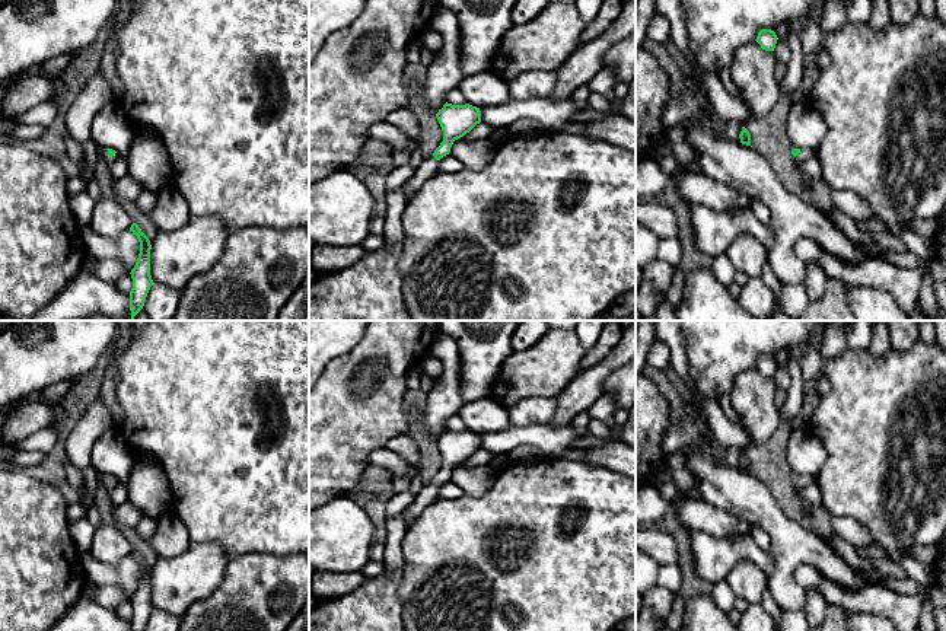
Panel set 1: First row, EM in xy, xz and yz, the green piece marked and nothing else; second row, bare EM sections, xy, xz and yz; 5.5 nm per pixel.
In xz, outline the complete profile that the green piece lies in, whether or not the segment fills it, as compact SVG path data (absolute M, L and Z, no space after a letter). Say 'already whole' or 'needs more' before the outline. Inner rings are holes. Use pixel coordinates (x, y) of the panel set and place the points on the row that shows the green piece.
needs more | M445 103L436 114L436 118L443 131L443 141L434 150L433 156L426 159L423 165L414 172L405 185L405 200L410 201L417 191L436 175L436 166L439 160L450 153L450 147L455 140L464 137L477 124L481 122L481 111L469 103L452 105Z

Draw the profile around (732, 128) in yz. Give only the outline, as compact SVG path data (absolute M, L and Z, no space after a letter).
M736 119L723 121L723 131L729 141L740 143L739 134L742 131L743 124Z

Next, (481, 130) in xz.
M480 122L469 133L466 133L462 138L468 141L474 141L474 140L481 140L481 138L501 140L504 137L507 137L506 128L496 128L490 124Z

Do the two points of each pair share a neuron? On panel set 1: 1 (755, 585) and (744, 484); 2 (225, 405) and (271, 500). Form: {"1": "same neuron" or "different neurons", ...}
{"1": "different neurons", "2": "same neuron"}

